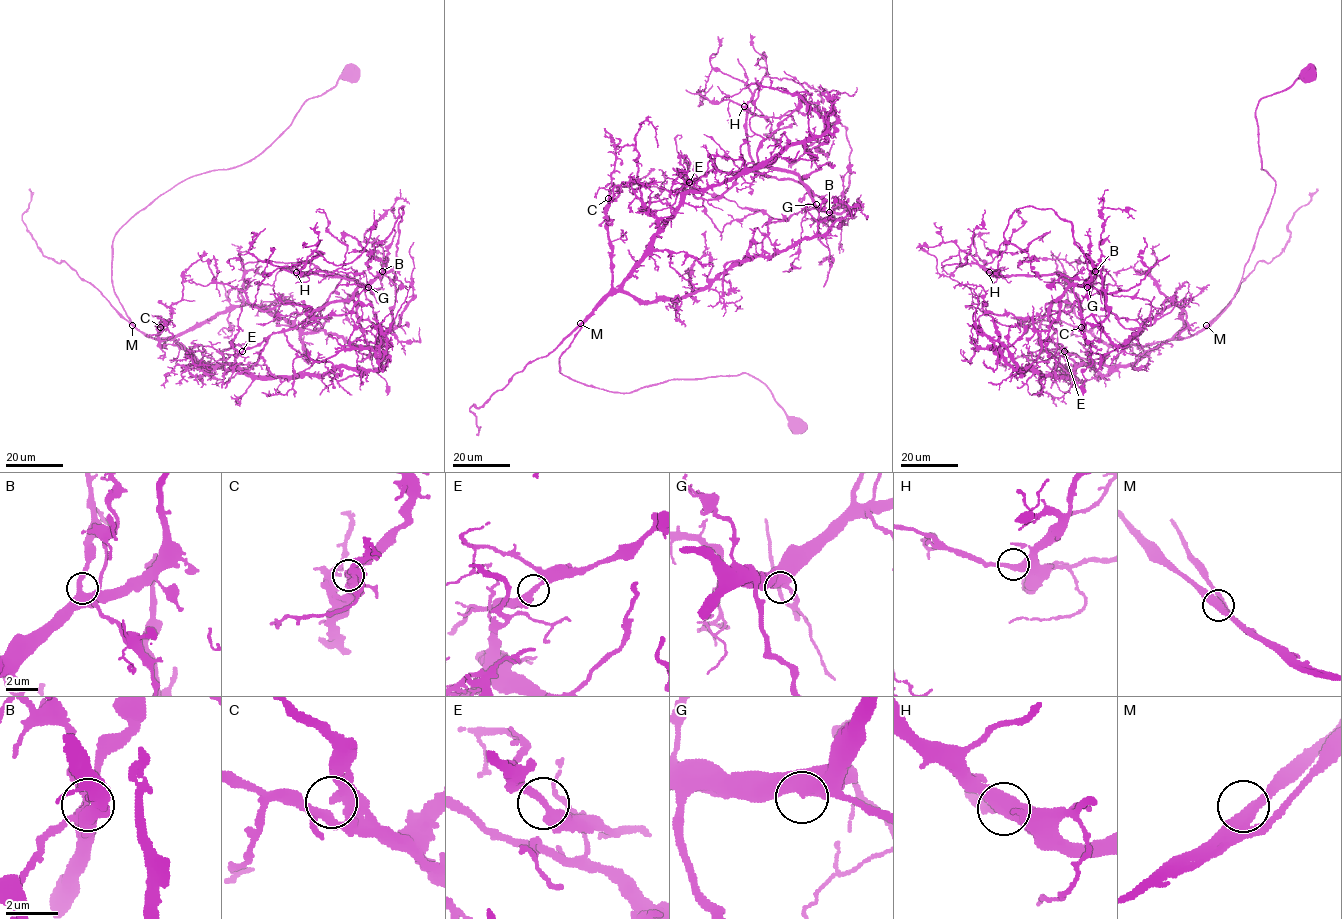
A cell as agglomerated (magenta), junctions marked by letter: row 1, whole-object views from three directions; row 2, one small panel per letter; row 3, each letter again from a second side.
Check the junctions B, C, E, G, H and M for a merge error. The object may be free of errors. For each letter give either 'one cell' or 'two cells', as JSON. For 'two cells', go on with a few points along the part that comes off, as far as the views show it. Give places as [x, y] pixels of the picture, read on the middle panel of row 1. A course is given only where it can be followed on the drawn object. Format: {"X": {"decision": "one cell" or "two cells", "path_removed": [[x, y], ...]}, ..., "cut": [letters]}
{"B": {"decision": "one cell"}, "C": {"decision": "one cell"}, "E": {"decision": "two cells", "path_removed": [[689, 182], [775, 167], [841, 213], [846, 128], [832, 122], [789, 156]]}, "G": {"decision": "one cell"}, "H": {"decision": "one cell"}, "M": {"decision": "one cell"}, "cut": ["E"]}

